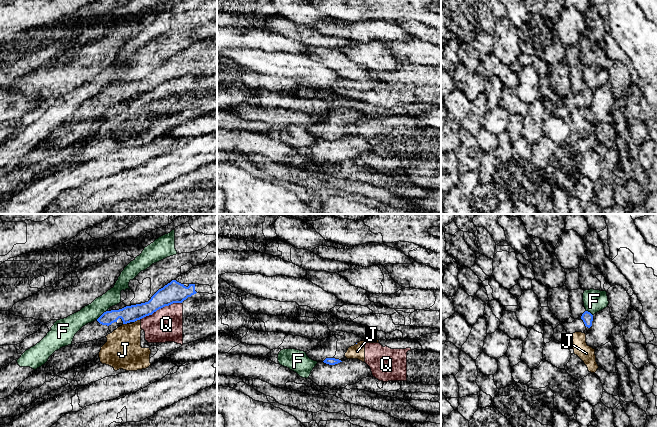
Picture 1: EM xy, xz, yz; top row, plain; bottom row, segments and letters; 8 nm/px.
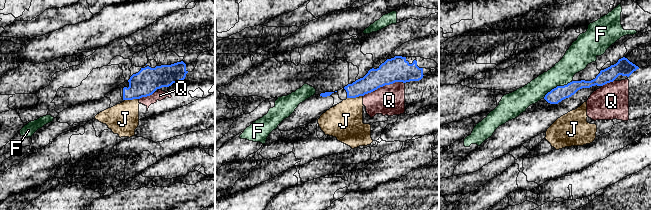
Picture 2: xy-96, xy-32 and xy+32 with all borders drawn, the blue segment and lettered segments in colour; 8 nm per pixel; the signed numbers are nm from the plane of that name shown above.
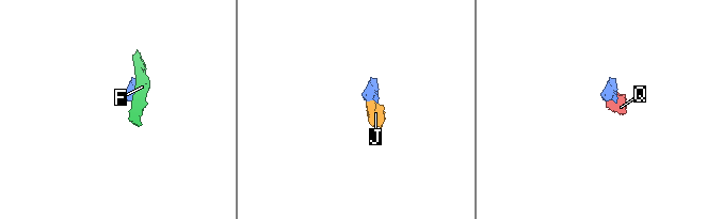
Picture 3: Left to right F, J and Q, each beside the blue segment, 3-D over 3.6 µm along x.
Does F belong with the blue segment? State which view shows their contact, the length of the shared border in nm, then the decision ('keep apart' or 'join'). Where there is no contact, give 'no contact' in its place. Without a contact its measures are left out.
xy | 120 nm | keep apart

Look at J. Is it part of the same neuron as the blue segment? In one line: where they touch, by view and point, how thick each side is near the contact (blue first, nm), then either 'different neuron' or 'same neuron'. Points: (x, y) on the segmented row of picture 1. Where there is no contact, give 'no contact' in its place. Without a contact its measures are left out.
xy (137, 319) | 140/280 nm | different neuron

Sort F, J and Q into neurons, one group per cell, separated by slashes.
F / J Q

